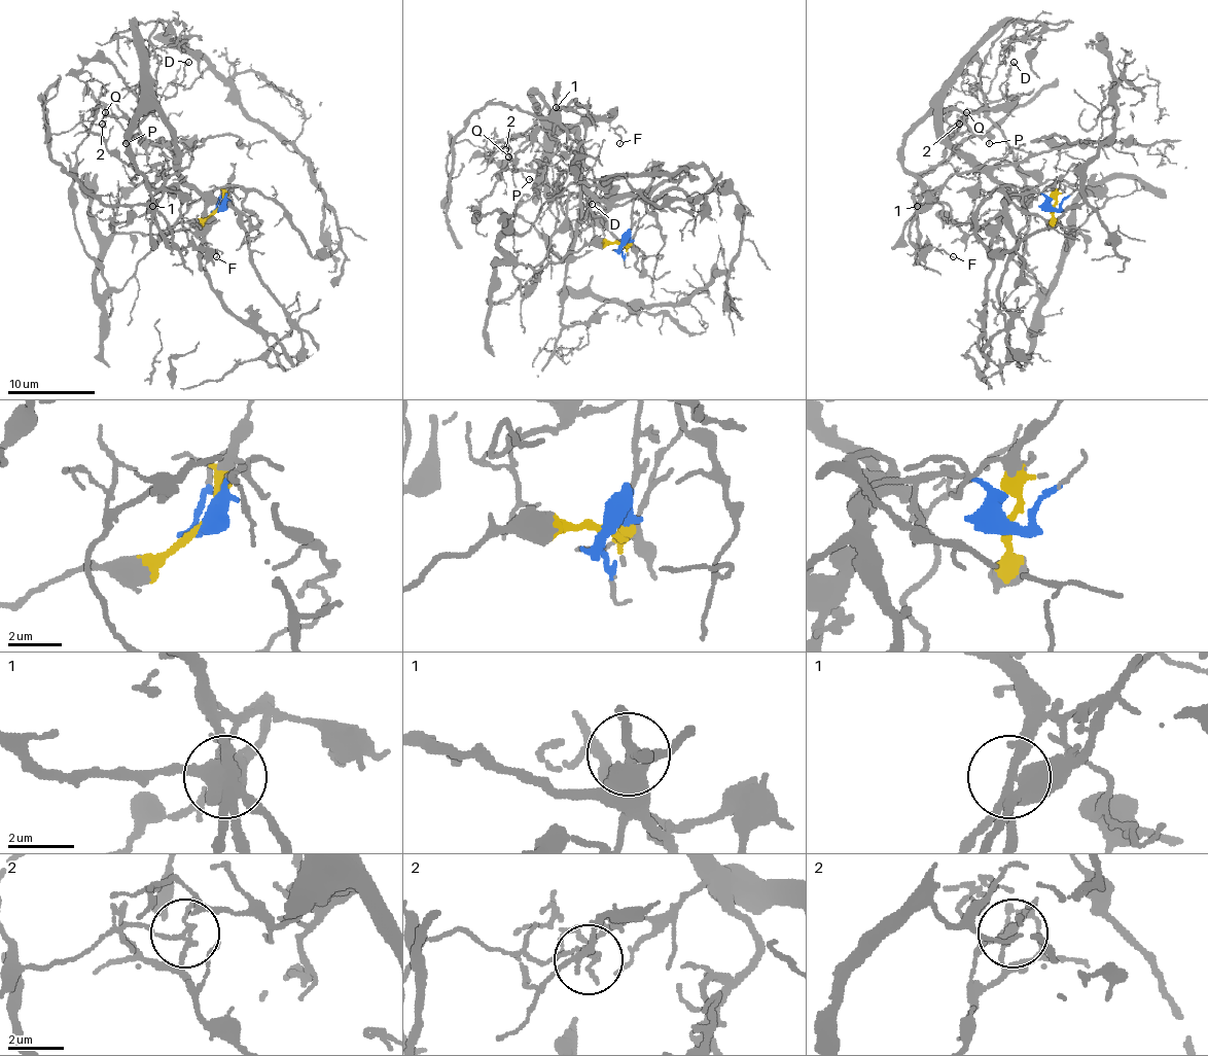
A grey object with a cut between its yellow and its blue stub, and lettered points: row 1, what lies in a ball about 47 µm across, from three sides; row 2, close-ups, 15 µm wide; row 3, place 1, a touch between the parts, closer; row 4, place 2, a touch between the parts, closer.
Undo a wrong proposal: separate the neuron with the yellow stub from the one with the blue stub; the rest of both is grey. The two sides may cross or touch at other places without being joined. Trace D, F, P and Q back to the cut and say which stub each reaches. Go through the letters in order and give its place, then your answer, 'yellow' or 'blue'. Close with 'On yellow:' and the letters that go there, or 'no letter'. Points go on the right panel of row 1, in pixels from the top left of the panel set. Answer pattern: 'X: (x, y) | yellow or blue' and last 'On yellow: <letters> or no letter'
D: (1014, 62) | blue
F: (953, 256) | blue
P: (989, 143) | blue
Q: (966, 112) | blue
On yellow: no letter

